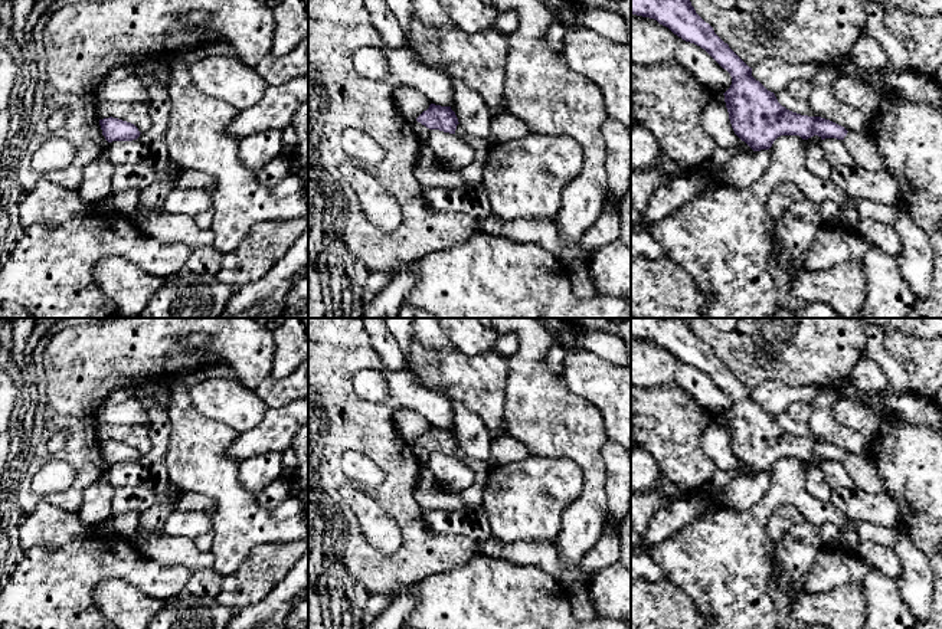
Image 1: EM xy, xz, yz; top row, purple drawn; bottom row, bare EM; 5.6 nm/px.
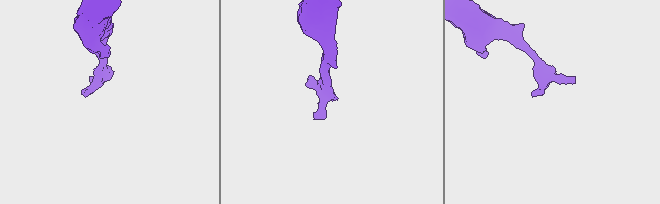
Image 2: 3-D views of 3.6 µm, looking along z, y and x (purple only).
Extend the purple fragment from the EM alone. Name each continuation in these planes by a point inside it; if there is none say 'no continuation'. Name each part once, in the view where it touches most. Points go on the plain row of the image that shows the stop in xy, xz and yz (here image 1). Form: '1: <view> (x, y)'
no continuation

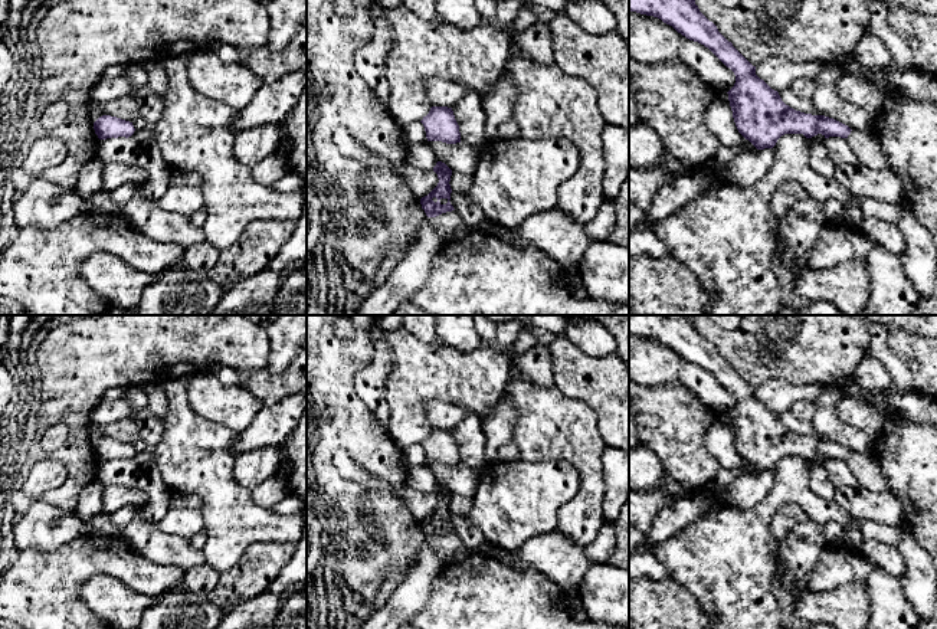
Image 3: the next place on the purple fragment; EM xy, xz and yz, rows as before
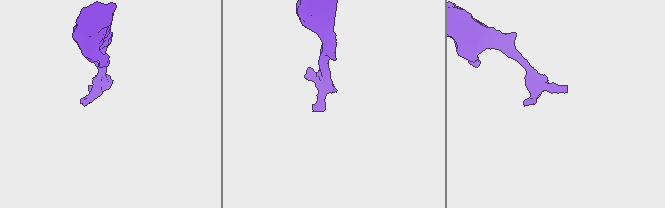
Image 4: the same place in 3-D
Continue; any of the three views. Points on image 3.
1: xz (410, 596)

